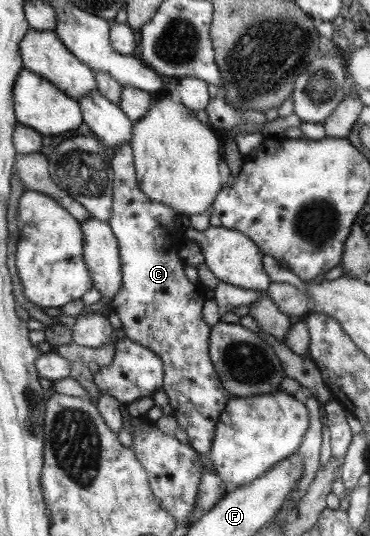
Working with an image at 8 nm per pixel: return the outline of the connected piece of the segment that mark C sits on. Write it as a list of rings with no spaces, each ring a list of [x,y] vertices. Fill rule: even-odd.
[[[123,143],[113,149],[113,157],[109,161],[112,170],[112,205],[109,226],[116,237],[120,248],[121,289],[110,300],[109,310],[119,317],[121,329],[126,339],[148,347],[164,362],[164,385],[162,391],[167,395],[172,416],[187,436],[187,443],[199,454],[209,453],[213,437],[216,436],[216,424],[231,394],[219,382],[212,360],[209,358],[208,346],[211,337],[211,326],[201,320],[203,306],[203,290],[193,286],[183,274],[182,260],[176,256],[177,250],[185,238],[179,227],[175,225],[177,211],[161,203],[150,202],[140,190],[136,178],[135,163],[132,161],[132,146]]]

